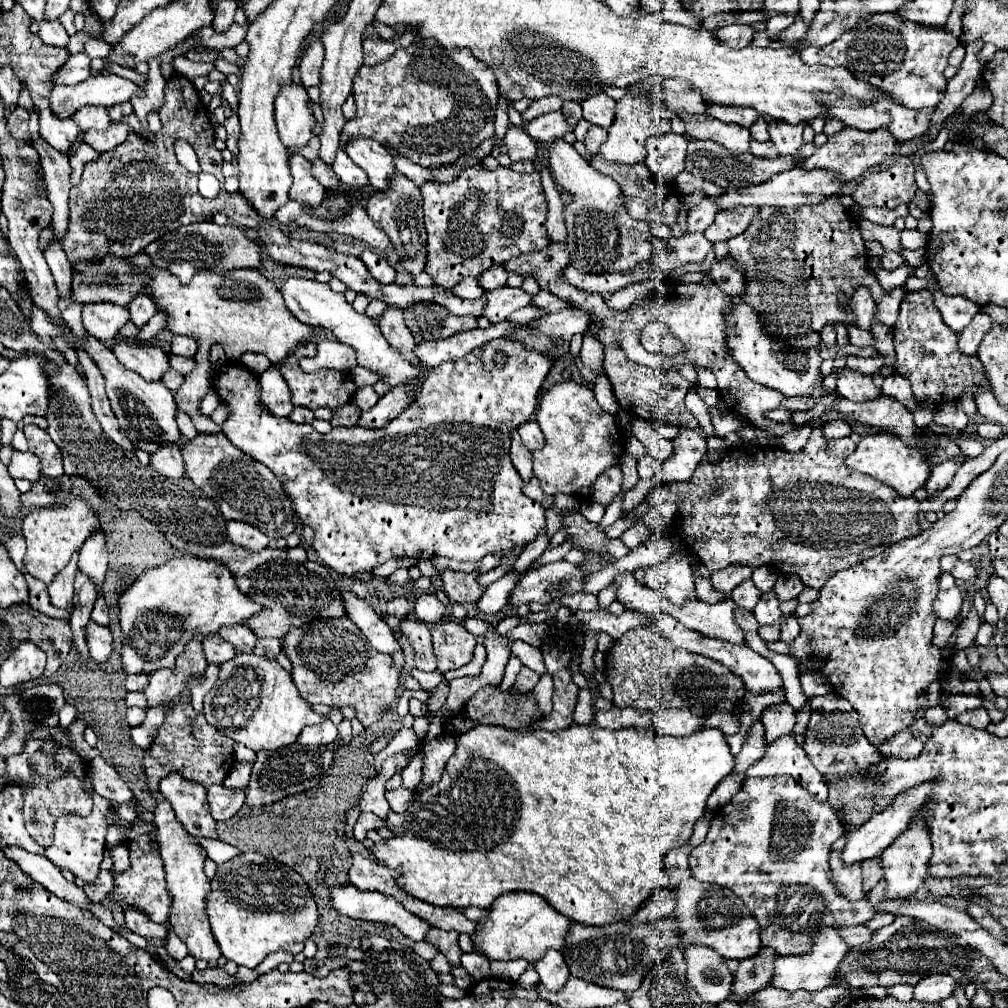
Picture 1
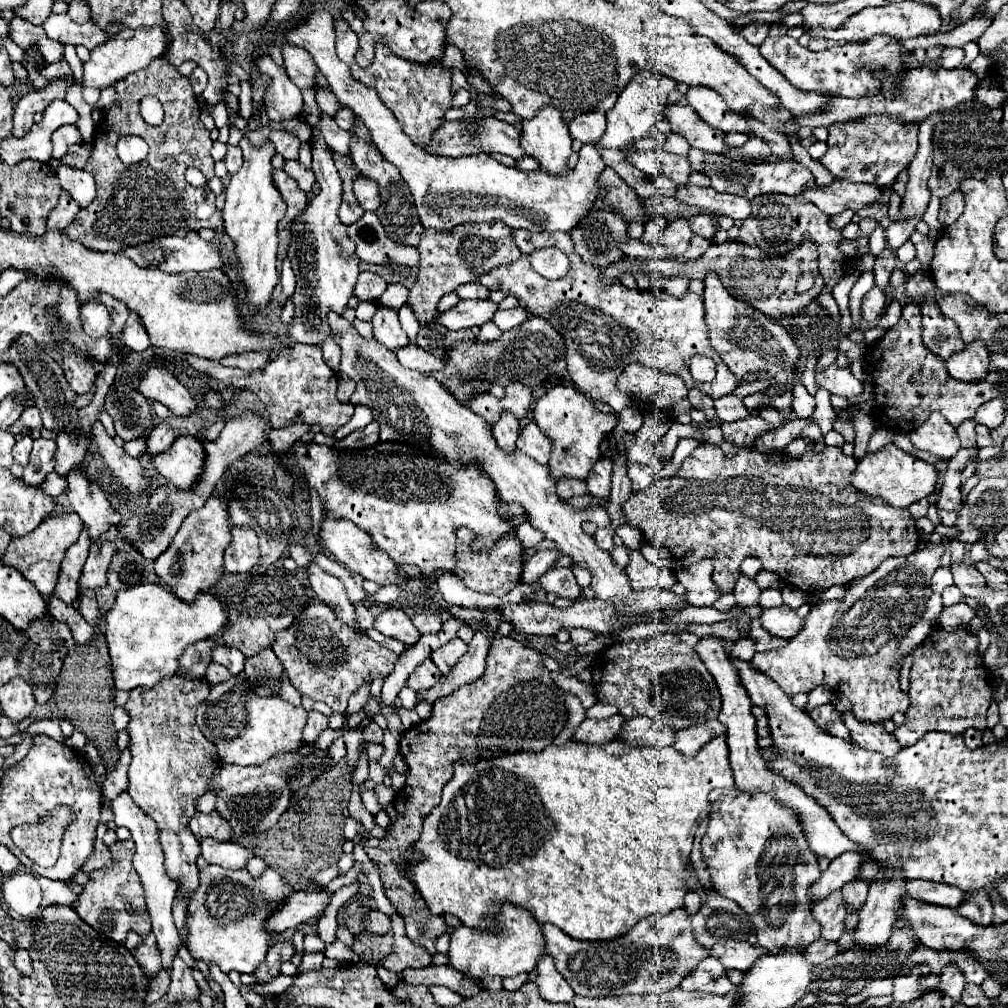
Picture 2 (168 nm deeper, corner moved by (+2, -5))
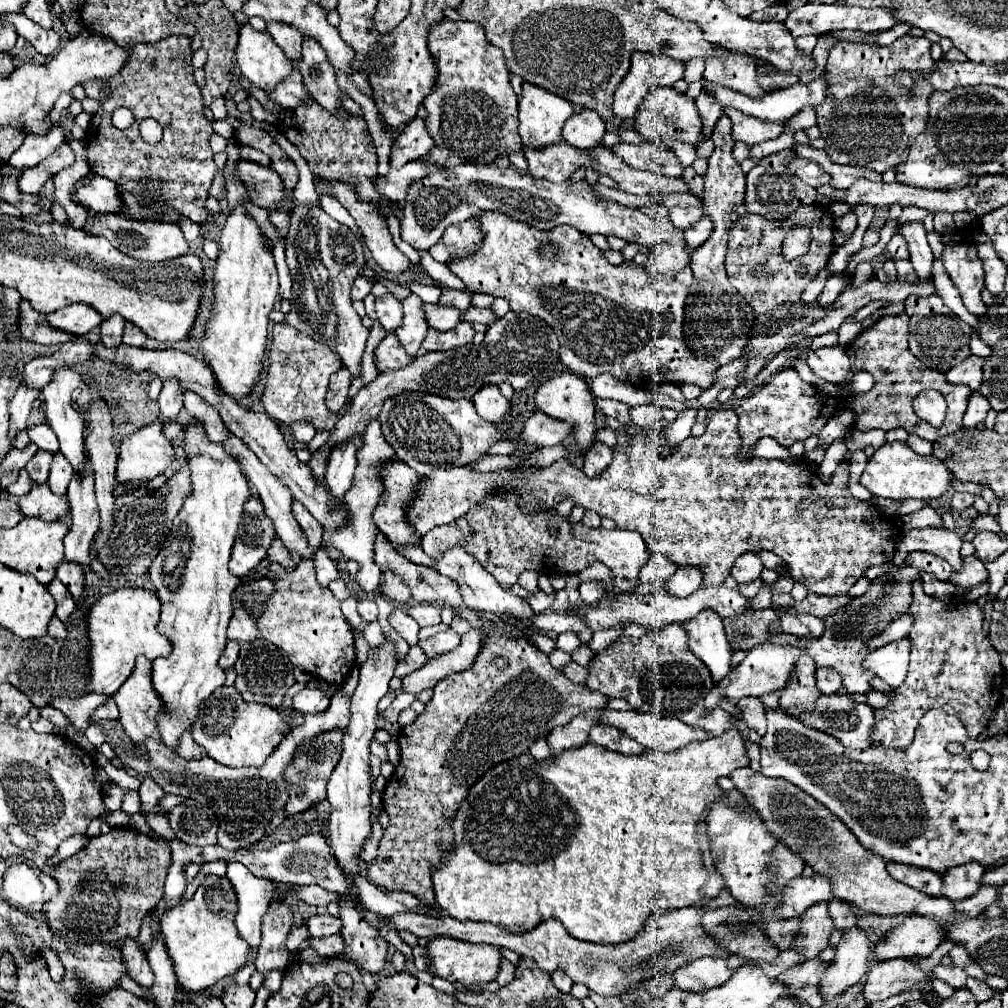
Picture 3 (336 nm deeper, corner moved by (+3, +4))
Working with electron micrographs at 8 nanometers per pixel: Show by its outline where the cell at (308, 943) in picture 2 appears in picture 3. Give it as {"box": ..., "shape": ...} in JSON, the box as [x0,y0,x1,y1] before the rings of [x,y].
{"box":[305,914,341,938],"shape":[[[315,914],[315,916],[311,916],[305,922],[305,926],[307,926],[307,930],[309,930],[309,934],[313,938],[323,938],[323,936],[329,936],[329,934],[339,934],[339,930],[341,930],[341,922],[337,918],[333,918],[331,914],[323,914],[323,916]]]}

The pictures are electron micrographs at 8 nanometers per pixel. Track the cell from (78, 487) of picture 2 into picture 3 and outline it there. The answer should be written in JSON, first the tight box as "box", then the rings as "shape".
{"box":[43,368,87,478],"shape":[[[63,368],[63,372],[55,372],[55,380],[43,388],[43,400],[47,404],[47,420],[49,420],[49,426],[53,428],[53,432],[57,434],[59,438],[59,444],[61,444],[61,452],[63,456],[71,462],[75,474],[79,478],[85,476],[85,468],[87,468],[87,454],[85,454],[85,444],[83,444],[83,418],[81,418],[81,412],[73,410],[71,406],[71,394],[75,388],[81,388],[83,386],[83,378],[79,372],[75,372],[73,368]]]}

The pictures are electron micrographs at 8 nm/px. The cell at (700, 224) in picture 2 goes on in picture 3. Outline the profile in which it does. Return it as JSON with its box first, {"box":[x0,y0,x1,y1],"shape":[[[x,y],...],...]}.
{"box":[669,208,703,230],"shape":[[[671,208],[669,218],[675,228],[685,230],[685,228],[693,226],[695,222],[699,222],[703,218],[703,212],[701,212],[701,208]]]}

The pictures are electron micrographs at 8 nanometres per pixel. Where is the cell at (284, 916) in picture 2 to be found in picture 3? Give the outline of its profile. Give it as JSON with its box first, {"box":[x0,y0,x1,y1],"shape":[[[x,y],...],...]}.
{"box":[226,862,293,950],"shape":[[[237,862],[228,863],[226,876],[239,896],[239,916],[235,918],[235,924],[239,934],[251,944],[251,950],[255,950],[261,942],[261,924],[267,908],[279,902],[291,904],[293,892],[287,886],[281,888],[269,878],[253,876]]]}

